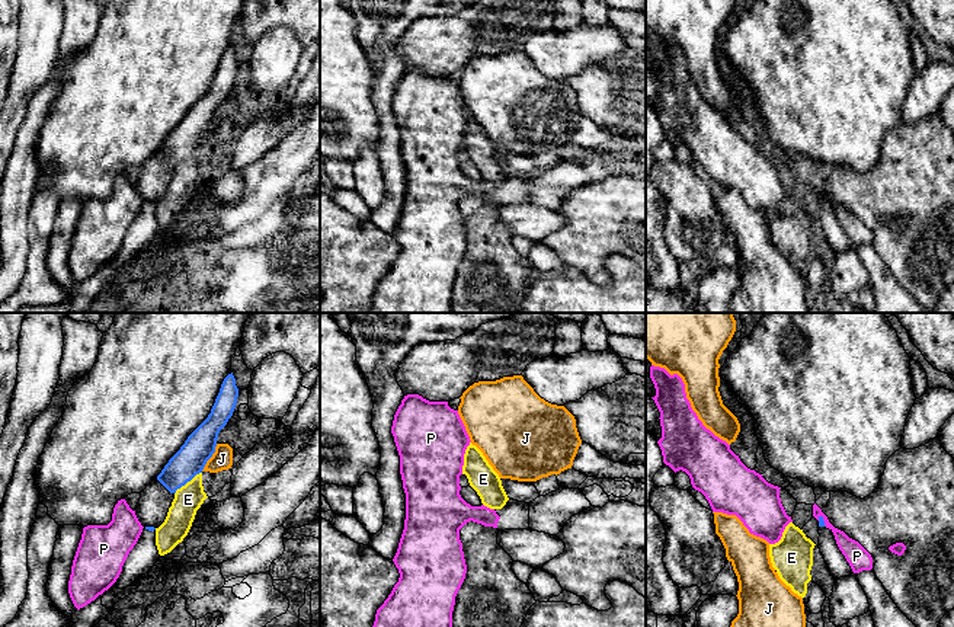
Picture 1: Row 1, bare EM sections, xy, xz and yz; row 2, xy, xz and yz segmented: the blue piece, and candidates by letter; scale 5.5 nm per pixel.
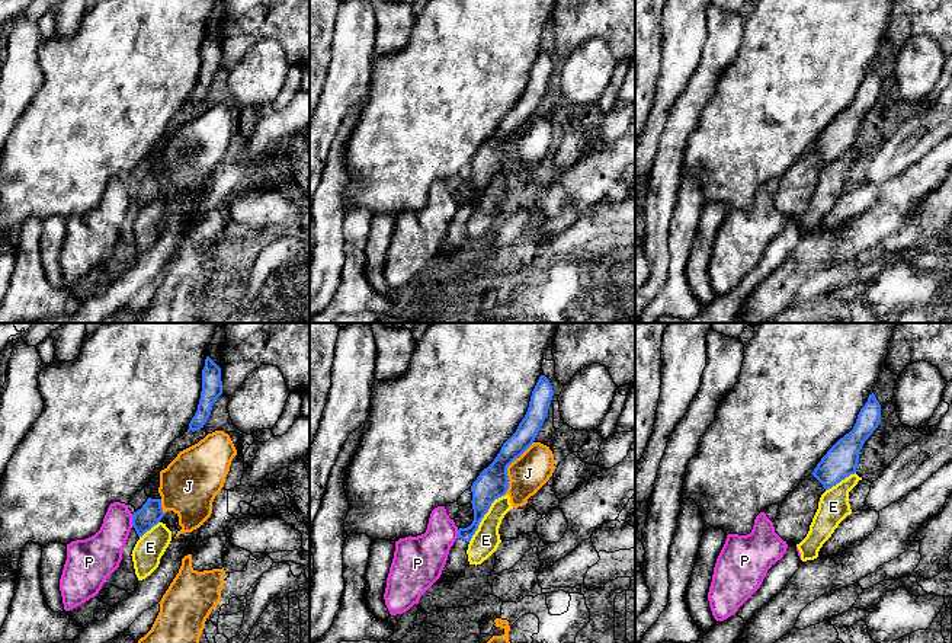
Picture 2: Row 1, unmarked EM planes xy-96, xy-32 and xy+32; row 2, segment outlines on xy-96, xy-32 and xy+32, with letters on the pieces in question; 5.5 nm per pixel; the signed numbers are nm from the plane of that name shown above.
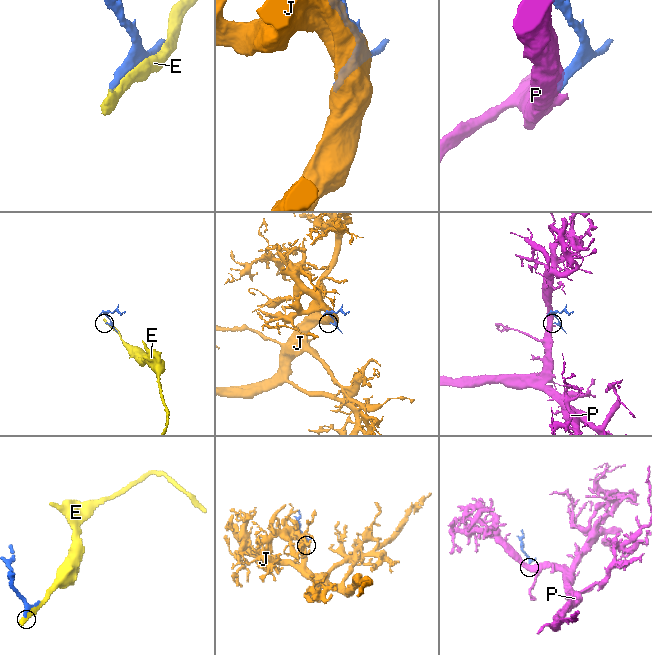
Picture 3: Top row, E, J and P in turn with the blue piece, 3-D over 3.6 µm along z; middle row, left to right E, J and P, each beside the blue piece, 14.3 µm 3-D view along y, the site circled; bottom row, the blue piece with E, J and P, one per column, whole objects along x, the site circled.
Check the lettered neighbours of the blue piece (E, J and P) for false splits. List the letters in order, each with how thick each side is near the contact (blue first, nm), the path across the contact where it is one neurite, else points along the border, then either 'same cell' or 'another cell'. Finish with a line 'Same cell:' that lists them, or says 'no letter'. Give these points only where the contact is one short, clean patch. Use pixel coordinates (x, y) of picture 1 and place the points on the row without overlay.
E: 170 nm thick on the blue side, 160 nm on the other; another cell
J: 170 nm thick on the blue side, 110 nm on the other; another cell
P: 30 nm thick on the blue side, 120 nm on the other; another cell
Same cell: no letter

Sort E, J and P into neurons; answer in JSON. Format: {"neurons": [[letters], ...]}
{"neurons": [["E"], ["J"], ["P"]]}

